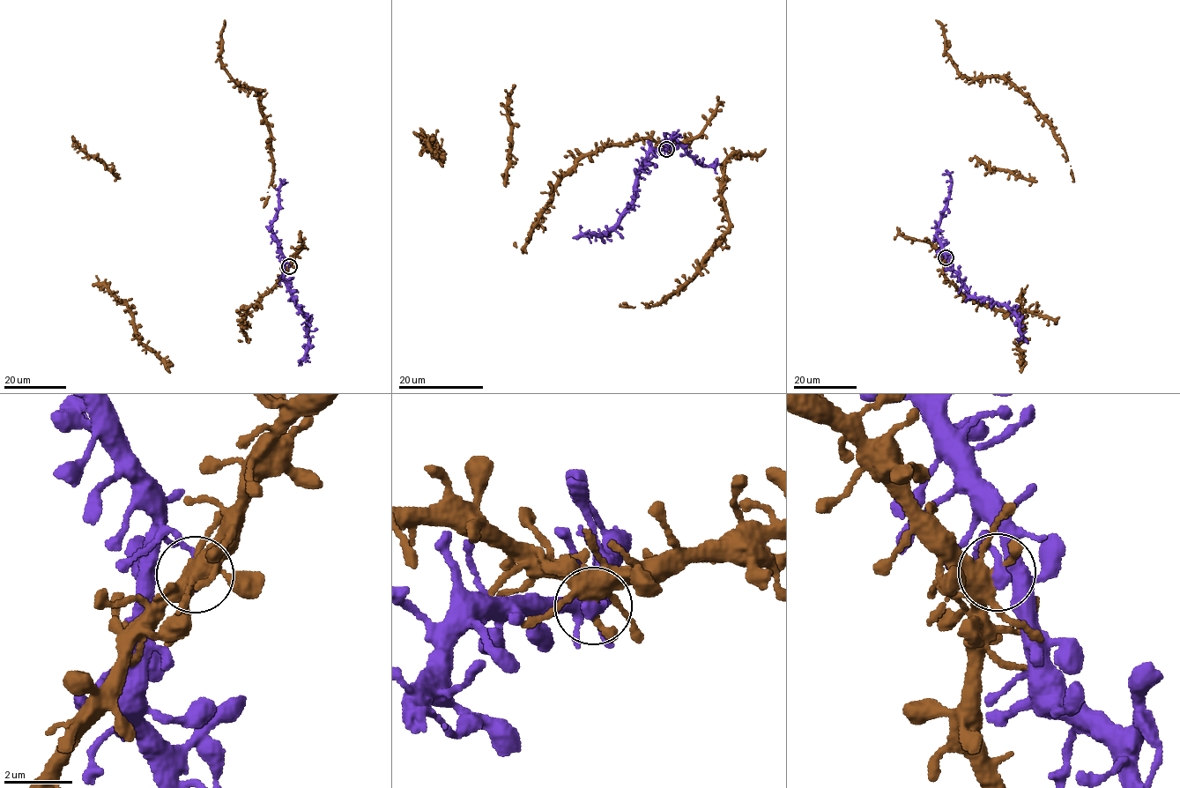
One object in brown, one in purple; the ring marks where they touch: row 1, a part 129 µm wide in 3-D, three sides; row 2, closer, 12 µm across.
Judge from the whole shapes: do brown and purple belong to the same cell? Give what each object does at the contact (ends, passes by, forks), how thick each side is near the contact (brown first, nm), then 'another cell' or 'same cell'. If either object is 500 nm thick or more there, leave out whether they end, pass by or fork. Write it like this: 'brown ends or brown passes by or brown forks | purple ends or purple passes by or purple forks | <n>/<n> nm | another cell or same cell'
brown forks | purple ends | 360/320 nm | same cell

